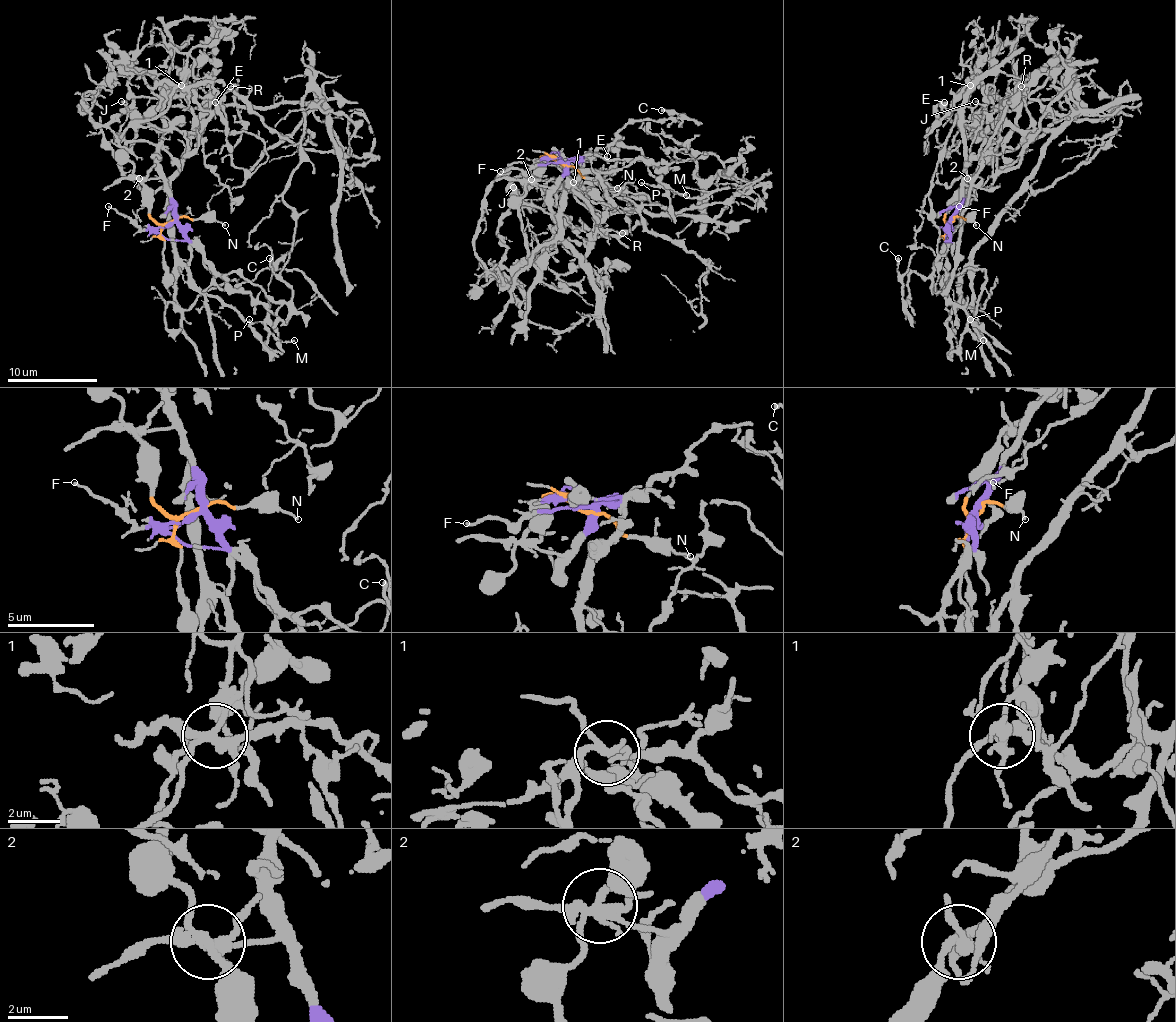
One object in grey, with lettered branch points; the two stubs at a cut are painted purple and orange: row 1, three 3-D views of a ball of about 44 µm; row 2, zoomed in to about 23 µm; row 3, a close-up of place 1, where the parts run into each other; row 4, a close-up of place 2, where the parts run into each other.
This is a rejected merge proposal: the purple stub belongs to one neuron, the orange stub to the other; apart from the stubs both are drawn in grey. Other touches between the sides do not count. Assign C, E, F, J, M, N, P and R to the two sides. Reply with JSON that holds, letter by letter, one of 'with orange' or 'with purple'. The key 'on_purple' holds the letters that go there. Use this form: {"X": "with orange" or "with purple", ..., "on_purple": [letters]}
{"C": "with purple", "E": "with purple", "F": "with purple", "J": "with orange", "M": "with purple", "N": "with orange", "P": "with purple", "R": "with purple", "on_purple": ["C", "E", "F", "M", "P", "R"]}

